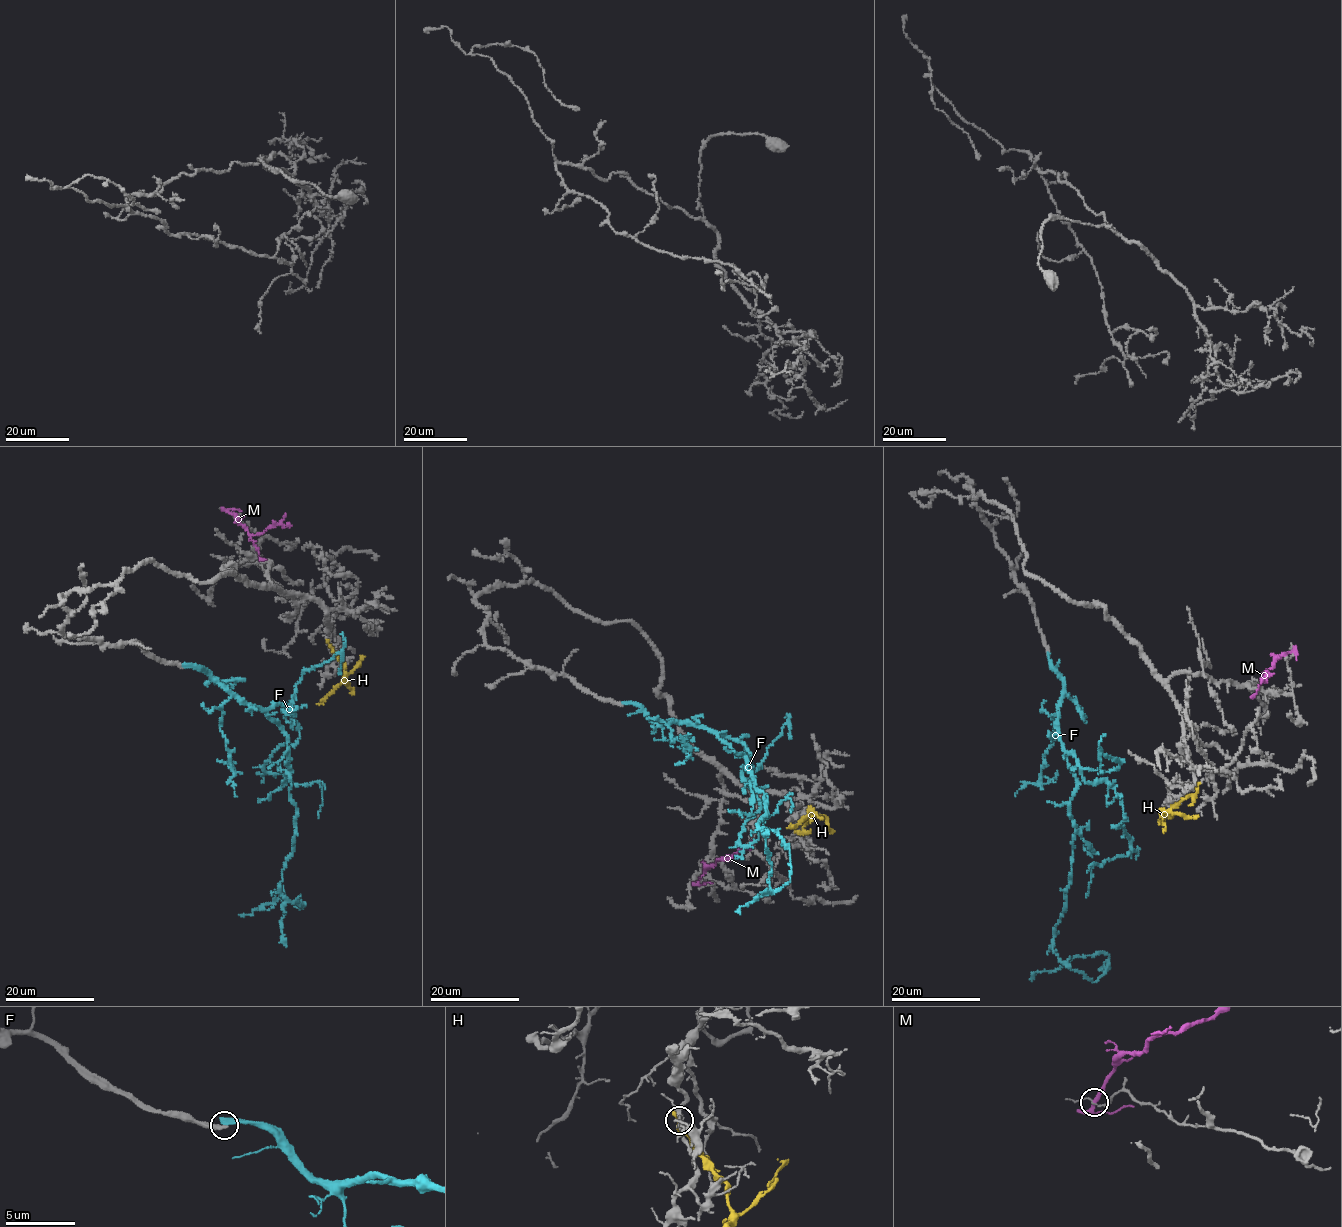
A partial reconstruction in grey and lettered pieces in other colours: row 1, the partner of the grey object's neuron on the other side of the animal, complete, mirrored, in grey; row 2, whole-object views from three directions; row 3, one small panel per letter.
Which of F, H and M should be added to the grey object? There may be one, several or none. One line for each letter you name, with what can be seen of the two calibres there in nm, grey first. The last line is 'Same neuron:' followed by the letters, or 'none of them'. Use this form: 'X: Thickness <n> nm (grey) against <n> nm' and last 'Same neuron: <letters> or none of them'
Same neuron: none of them

